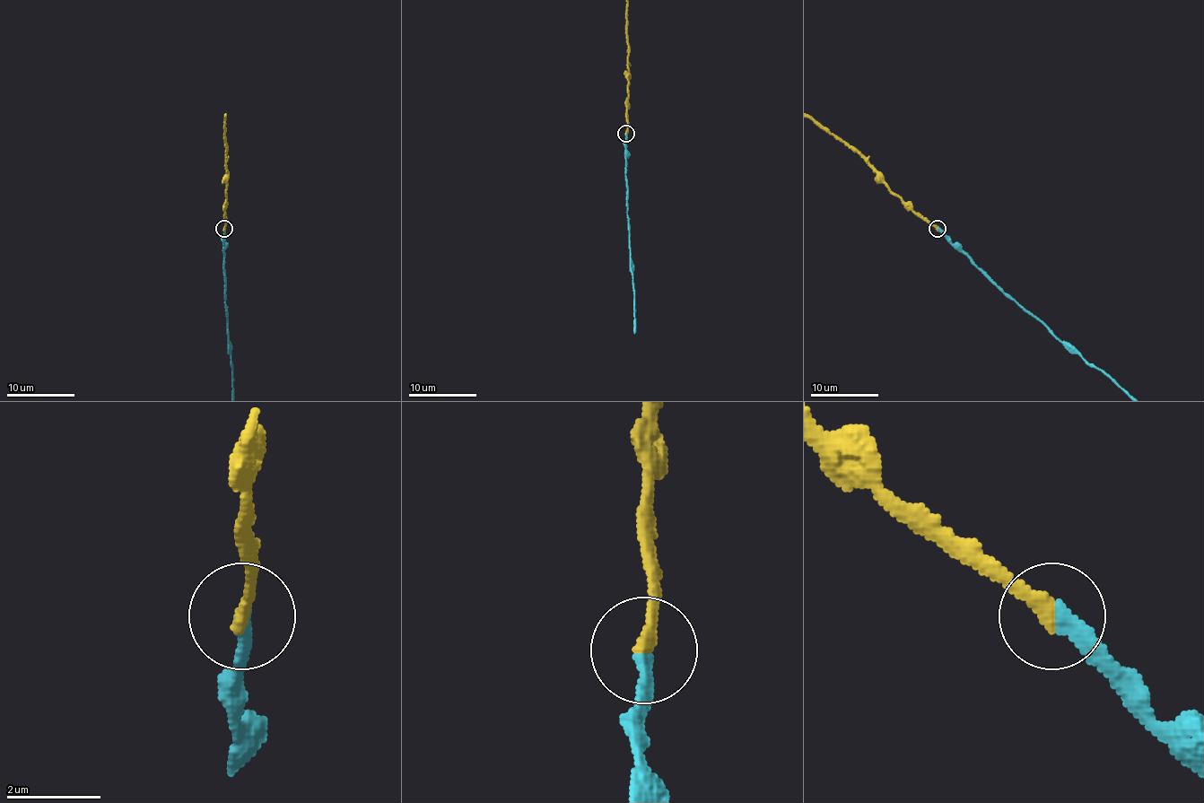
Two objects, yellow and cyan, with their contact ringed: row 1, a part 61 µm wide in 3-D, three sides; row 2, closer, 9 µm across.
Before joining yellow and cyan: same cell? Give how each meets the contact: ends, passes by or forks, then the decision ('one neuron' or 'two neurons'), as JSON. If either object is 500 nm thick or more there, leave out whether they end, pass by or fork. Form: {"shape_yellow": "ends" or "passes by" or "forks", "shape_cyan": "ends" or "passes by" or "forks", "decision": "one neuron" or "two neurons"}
{"shape_yellow": "ends", "shape_cyan": "ends", "decision": "one neuron"}

